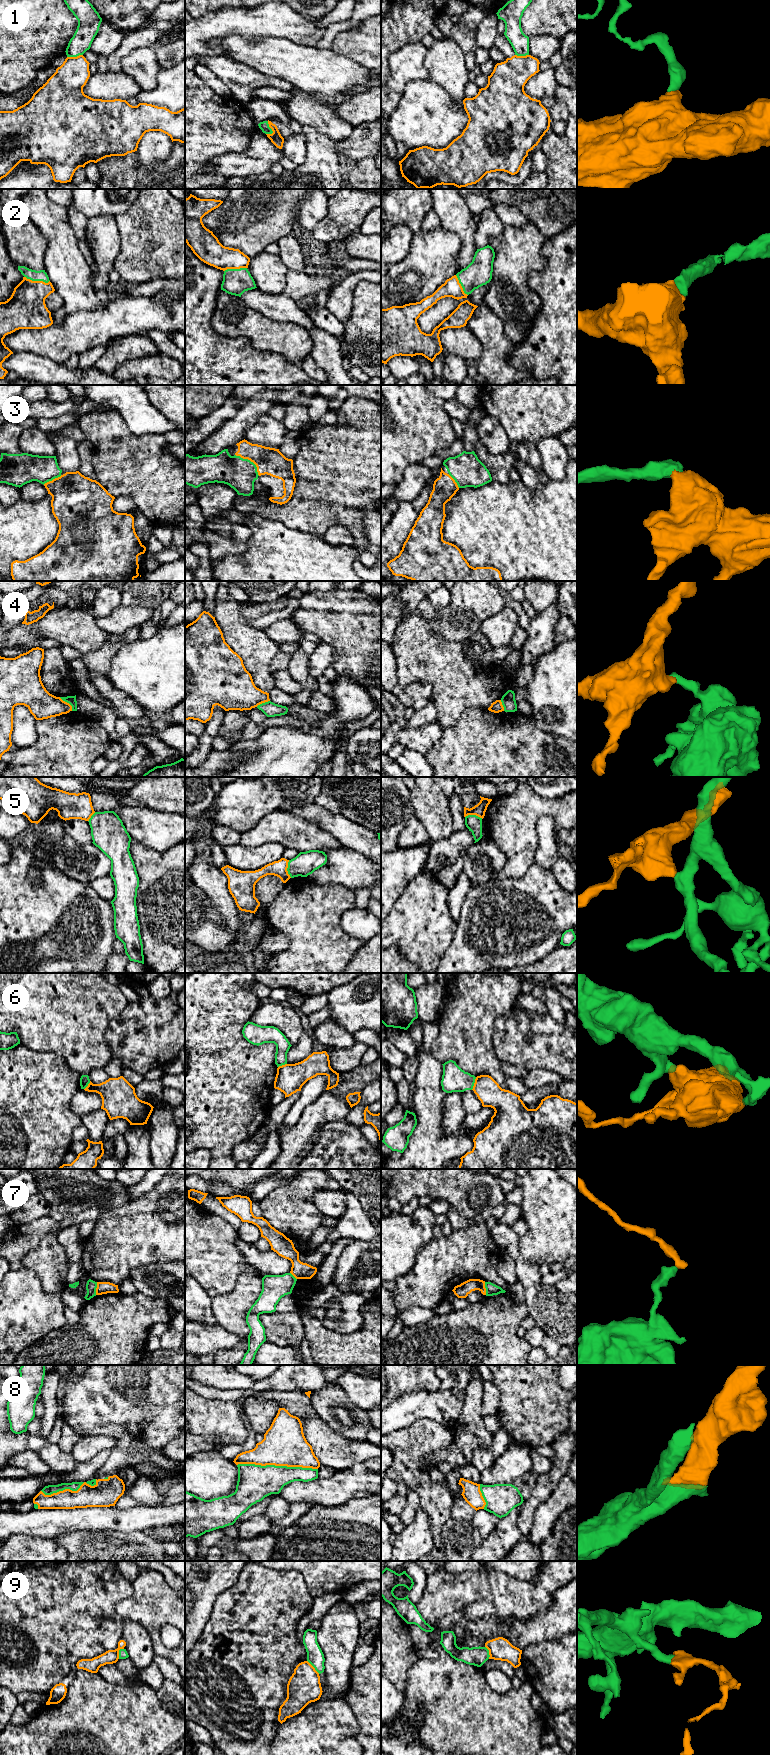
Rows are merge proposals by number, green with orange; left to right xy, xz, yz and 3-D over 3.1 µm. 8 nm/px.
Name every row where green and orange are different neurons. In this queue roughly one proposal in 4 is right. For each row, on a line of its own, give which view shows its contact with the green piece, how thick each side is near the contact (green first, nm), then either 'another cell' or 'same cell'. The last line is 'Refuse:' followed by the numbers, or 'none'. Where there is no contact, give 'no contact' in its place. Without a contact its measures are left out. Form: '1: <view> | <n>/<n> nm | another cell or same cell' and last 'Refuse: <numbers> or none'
1: xz | 80/90 nm | another cell
2: xy | 90/320 nm | same cell
3: xz | 260/220 nm | same cell
4: xy | 70/220 nm | another cell
5: xz | 190/130 nm | another cell
6: yz | 200/200 nm | another cell
7: xy | 90/100 nm | another cell
8: xz | 280/340 nm | same cell
9: xy | 70/110 nm | another cell
Refuse: 1, 4, 5, 6, 7, 9

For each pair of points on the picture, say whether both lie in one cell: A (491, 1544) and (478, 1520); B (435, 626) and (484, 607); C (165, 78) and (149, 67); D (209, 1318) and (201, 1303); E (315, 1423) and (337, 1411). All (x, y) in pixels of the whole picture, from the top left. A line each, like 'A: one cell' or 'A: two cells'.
A: two cells
B: one cell
C: two cells
D: one cell
E: two cells

